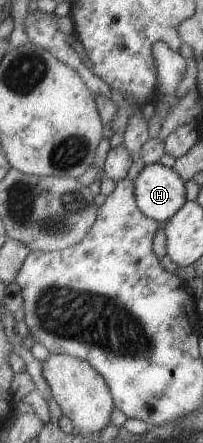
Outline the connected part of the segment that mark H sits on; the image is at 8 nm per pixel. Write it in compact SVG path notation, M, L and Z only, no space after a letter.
M161 163L144 165L133 180L136 204L144 216L167 221L186 202L184 181Z

